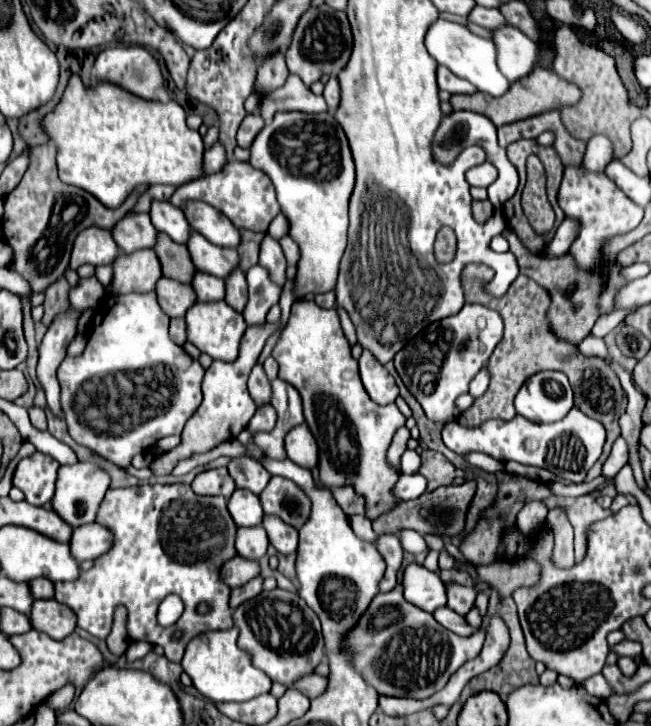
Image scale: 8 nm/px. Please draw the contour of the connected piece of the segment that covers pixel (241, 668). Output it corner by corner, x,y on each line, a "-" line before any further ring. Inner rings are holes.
238,627
202,633
192,639
186,647
182,667
190,675
194,687
214,703
242,703
270,693
272,689
270,677
252,665
252,655
248,651
238,647

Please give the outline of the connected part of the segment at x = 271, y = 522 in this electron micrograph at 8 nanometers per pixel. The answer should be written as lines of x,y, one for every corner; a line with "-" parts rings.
264,515
262,527
266,529
268,539
278,553
282,553
282,555
296,553
296,549
298,549
298,531
296,529
292,529
290,525
284,525
284,521
276,521
274,517
268,517
268,515

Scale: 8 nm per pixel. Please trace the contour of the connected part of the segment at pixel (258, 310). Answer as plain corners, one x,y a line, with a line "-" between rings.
262,265
250,267
246,273
248,279
248,305
244,309
244,319
248,325
260,325
266,321
266,313
270,311
272,305
278,303
280,299
280,285
272,281
270,271
264,269

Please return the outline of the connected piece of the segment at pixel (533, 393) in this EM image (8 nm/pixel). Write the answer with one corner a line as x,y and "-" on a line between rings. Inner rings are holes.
540,371
532,375
514,399
518,415
536,423
560,421
572,405
568,377
560,371

